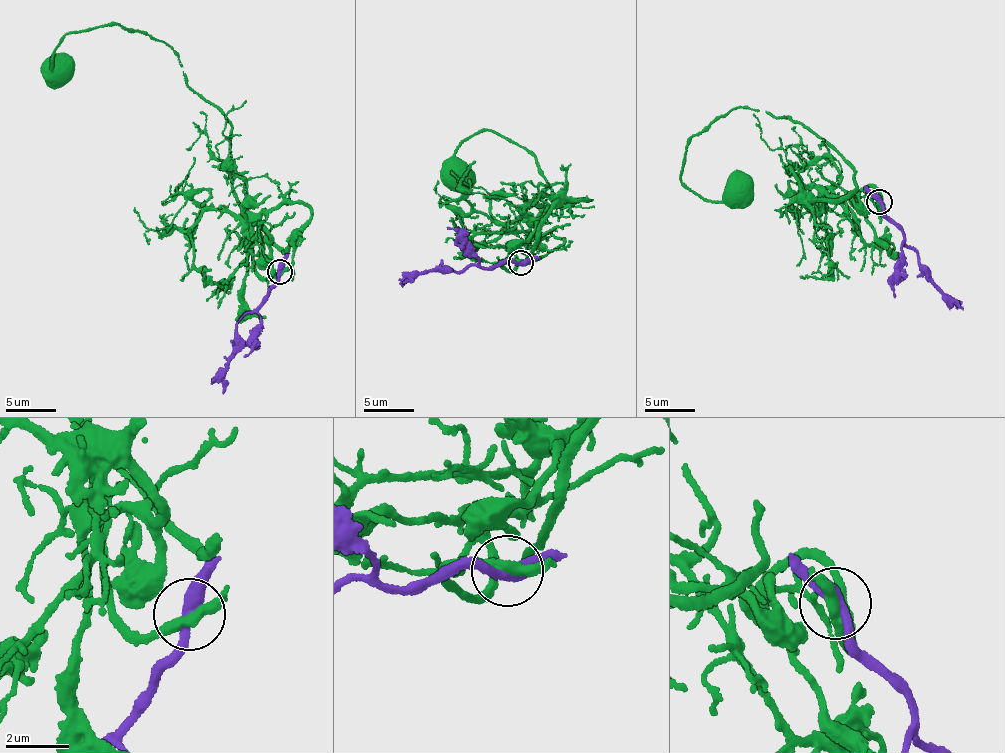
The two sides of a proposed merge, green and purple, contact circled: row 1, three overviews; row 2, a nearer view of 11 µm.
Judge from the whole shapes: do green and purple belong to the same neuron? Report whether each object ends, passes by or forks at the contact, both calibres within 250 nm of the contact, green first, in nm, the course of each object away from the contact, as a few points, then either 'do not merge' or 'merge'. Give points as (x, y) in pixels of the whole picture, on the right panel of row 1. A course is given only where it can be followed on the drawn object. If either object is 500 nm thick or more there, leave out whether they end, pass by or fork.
green passes by; purple passes by; calibres 320 and 380 nm; course green (879, 200), (841, 202), (843, 156), (742, 107), (689, 141), (681, 178), (741, 192); course purple (879, 200), (886, 215), (902, 230), (904, 244), (919, 255), (923, 276), (962, 310); merge

